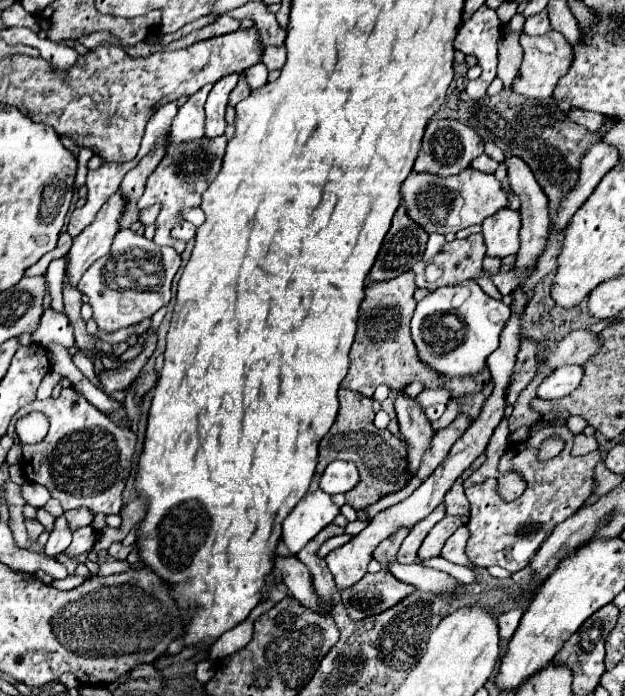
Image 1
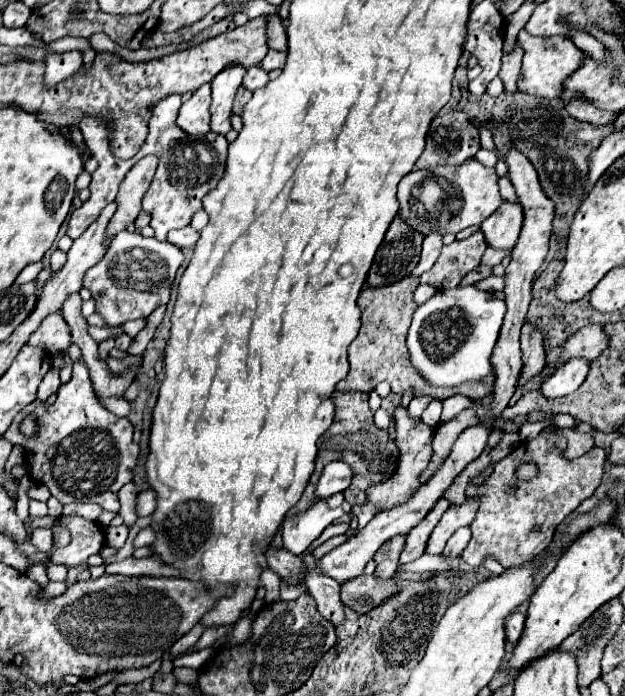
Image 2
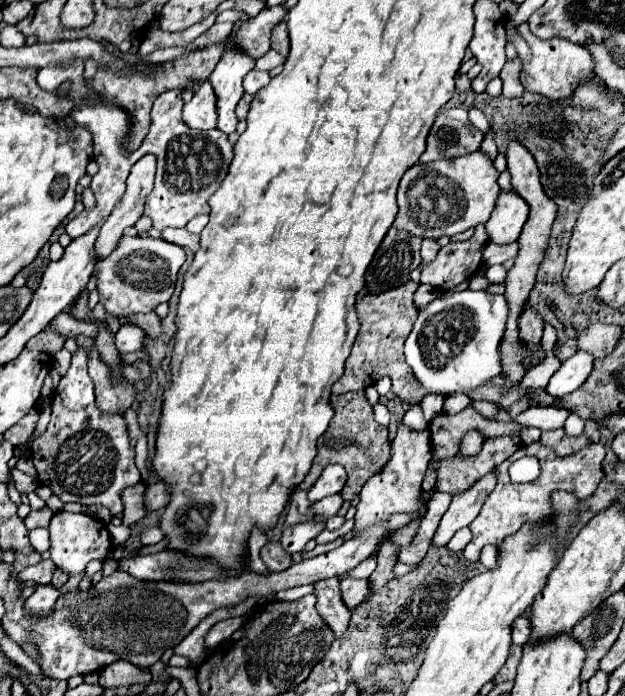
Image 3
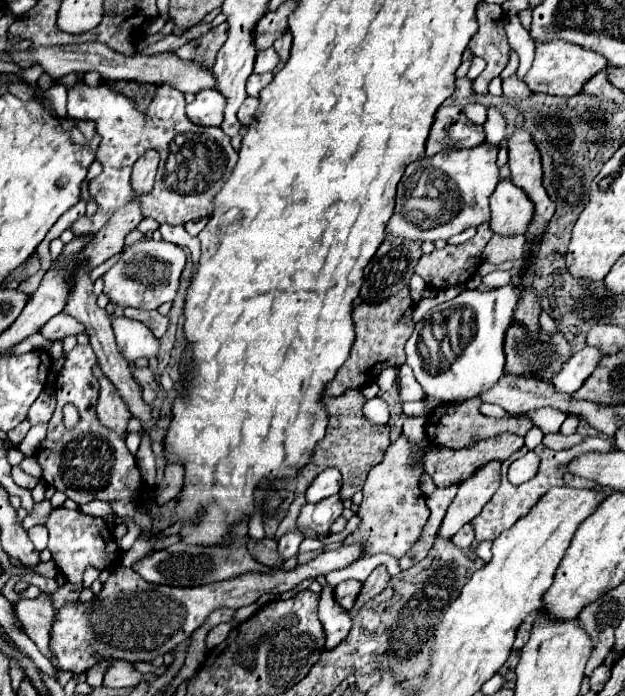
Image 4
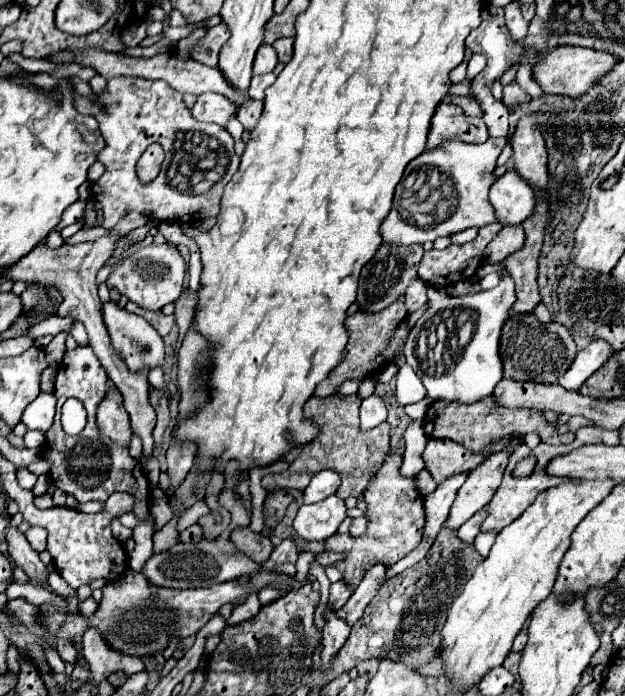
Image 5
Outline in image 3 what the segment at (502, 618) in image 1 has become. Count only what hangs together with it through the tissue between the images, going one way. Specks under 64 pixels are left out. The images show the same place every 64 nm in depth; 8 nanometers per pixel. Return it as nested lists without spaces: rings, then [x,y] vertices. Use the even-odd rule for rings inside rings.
[[[520,616],[520,618],[512,624],[512,642],[518,644],[518,646],[524,646],[524,644],[530,640],[530,630],[532,630],[530,618],[528,618],[528,616]]]

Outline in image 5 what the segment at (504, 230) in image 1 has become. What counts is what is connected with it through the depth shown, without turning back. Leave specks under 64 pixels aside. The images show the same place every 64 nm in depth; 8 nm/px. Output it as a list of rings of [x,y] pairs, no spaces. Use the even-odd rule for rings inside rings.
[[[508,170],[492,184],[490,202],[496,208],[496,216],[504,226],[520,224],[532,214],[534,192],[516,170]]]

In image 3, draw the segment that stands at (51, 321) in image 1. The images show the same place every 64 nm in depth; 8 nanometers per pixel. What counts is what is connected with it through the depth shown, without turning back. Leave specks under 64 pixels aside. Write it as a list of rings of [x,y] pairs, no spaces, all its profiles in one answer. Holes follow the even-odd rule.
[[[44,328],[40,334],[36,334],[34,338],[30,338],[30,340],[28,340],[26,348],[28,348],[28,350],[40,350],[40,352],[56,354],[56,352],[62,348],[64,340],[66,340],[64,336],[60,336],[60,334],[52,332],[50,328]]]

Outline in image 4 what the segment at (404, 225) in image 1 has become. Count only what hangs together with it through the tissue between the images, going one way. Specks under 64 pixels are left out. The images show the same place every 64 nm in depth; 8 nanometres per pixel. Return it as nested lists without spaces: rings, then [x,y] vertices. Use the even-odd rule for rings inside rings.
[[[386,236],[386,240],[380,244],[378,252],[374,254],[374,258],[368,262],[368,266],[364,268],[364,284],[360,288],[360,298],[364,302],[380,302],[380,300],[388,300],[388,296],[394,296],[398,290],[402,290],[404,286],[408,286],[414,268],[422,256],[420,250],[422,242],[412,242],[412,240],[402,240],[402,238],[394,238],[394,236]]]

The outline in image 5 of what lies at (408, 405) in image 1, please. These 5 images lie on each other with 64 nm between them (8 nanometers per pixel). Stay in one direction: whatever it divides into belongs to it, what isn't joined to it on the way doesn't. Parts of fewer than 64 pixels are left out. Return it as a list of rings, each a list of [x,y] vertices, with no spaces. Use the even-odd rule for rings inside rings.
[[[390,452],[382,468],[376,472],[376,480],[366,486],[364,492],[364,500],[368,502],[366,534],[360,538],[354,538],[350,534],[334,534],[324,542],[326,552],[340,552],[344,556],[344,560],[340,560],[340,564],[334,566],[342,572],[342,580],[344,584],[348,584],[348,588],[356,588],[356,584],[360,584],[368,568],[372,568],[374,564],[392,566],[394,562],[404,558],[410,550],[414,550],[422,540],[422,530],[424,530],[422,494],[416,490],[414,480],[404,480],[398,474],[400,464],[402,464],[400,454]]]

